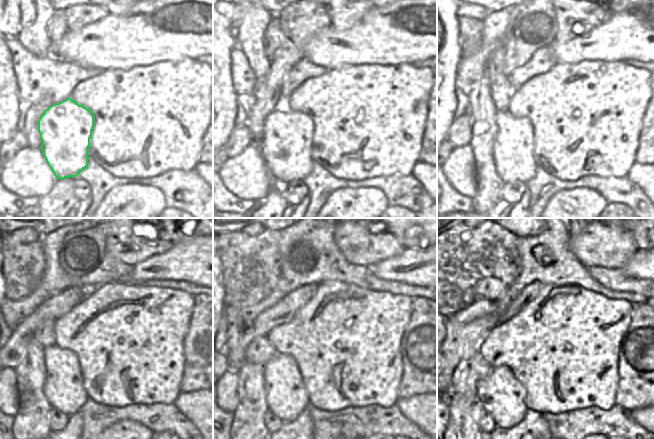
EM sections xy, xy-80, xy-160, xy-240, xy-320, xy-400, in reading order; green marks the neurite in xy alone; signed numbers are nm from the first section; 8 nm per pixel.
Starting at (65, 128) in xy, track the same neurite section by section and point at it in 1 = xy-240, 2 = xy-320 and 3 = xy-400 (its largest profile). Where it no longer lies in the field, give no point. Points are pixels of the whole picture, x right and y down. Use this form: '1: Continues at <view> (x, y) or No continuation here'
1: Continues at xy-240 (64, 390)
2: Continues at xy-320 (286, 396)
3: Continues at xy-400 (500, 393)

